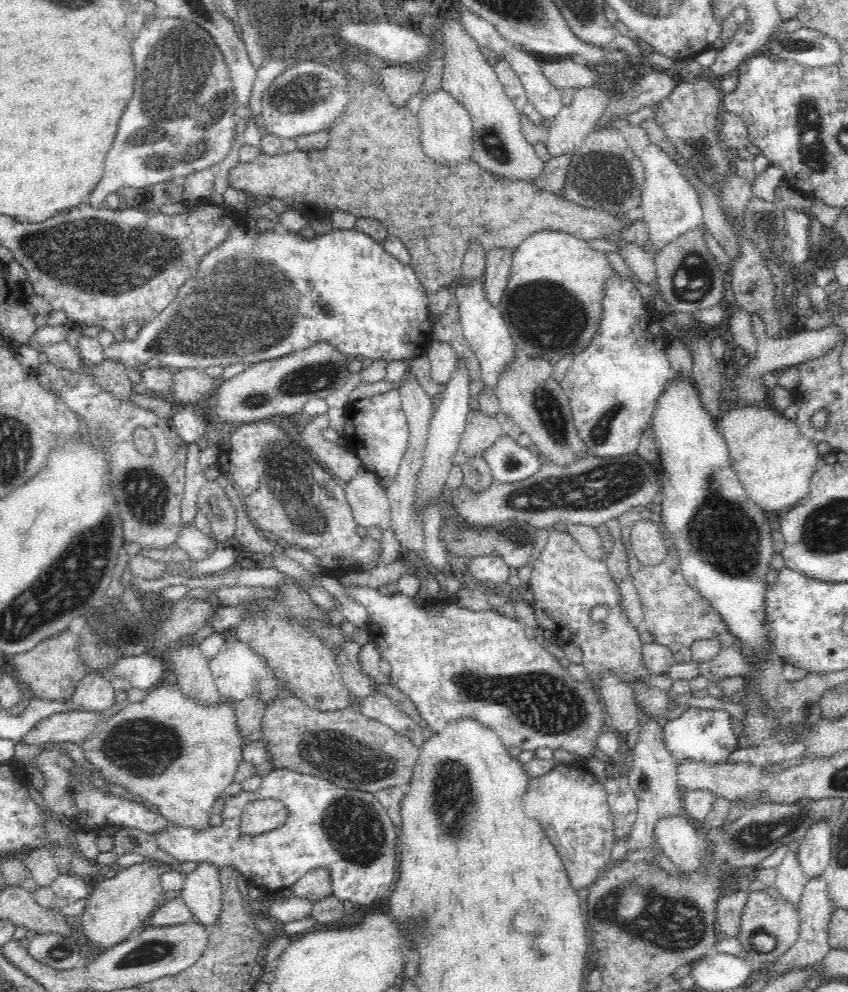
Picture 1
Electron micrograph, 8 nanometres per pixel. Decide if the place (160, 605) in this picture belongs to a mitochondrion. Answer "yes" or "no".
no

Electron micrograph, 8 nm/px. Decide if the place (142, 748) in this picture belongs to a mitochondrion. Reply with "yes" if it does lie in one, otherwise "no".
yes

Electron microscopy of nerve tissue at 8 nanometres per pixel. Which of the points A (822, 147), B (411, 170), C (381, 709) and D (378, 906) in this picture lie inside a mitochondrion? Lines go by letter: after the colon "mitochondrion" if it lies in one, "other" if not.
A: mitochondrion
B: other
C: other
D: other

